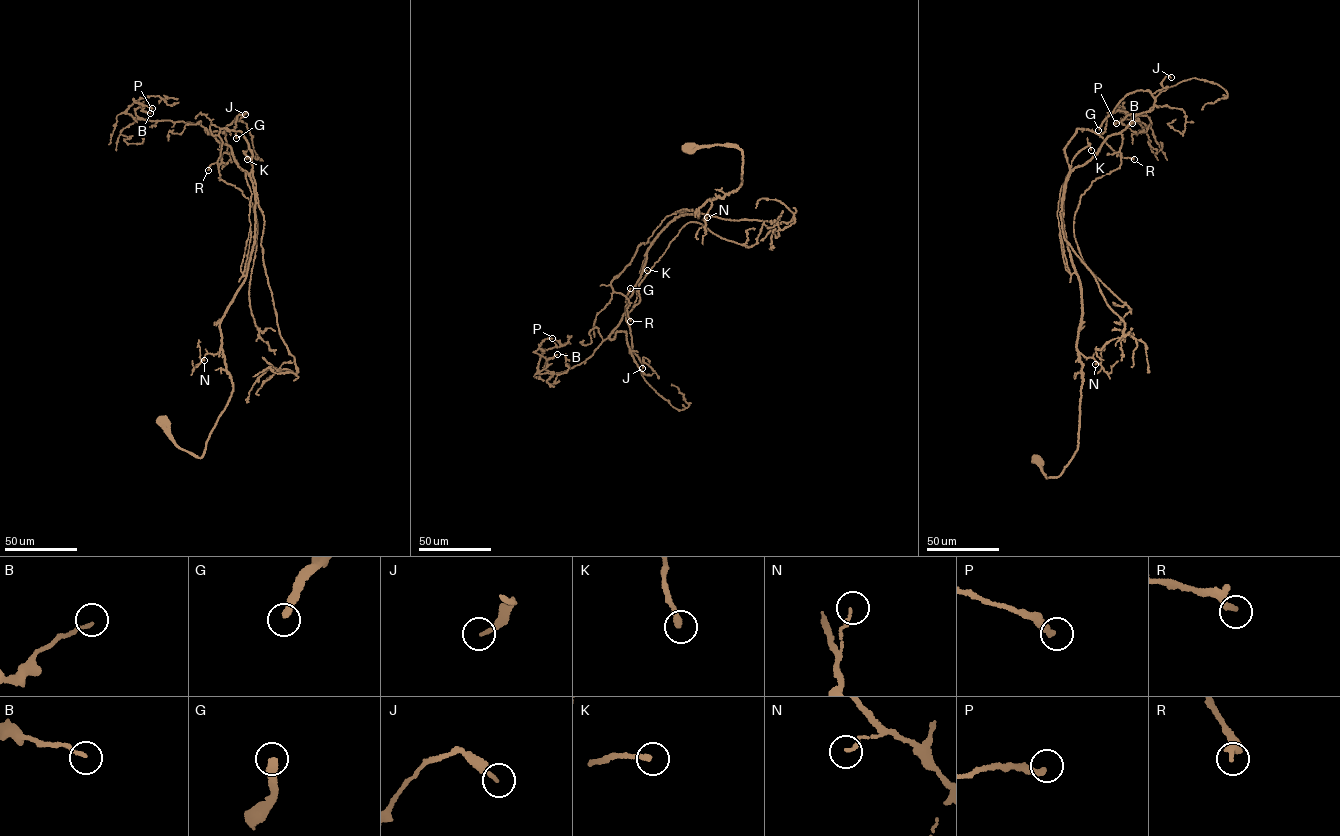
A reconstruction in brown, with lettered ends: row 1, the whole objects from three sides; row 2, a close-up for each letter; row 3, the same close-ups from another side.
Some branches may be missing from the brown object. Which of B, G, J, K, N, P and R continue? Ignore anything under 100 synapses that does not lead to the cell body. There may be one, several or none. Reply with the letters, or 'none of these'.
none of these

